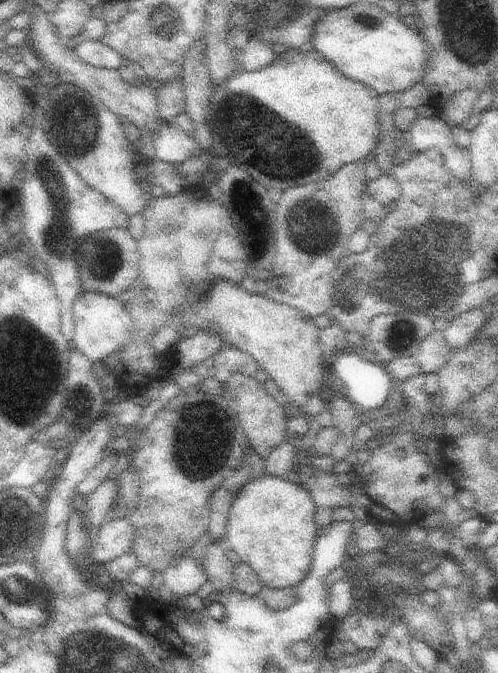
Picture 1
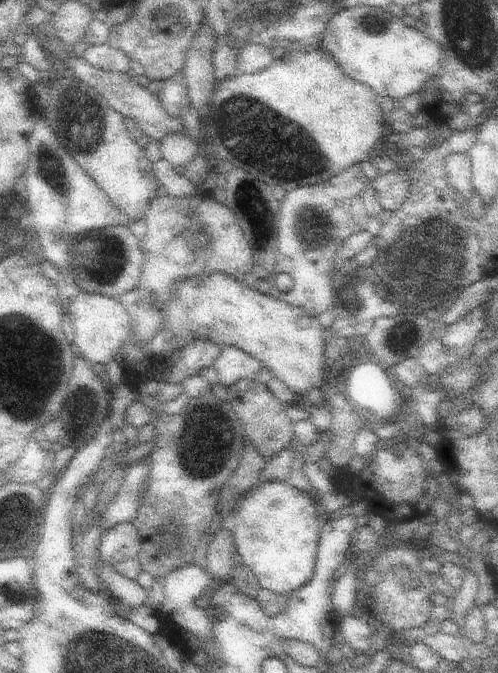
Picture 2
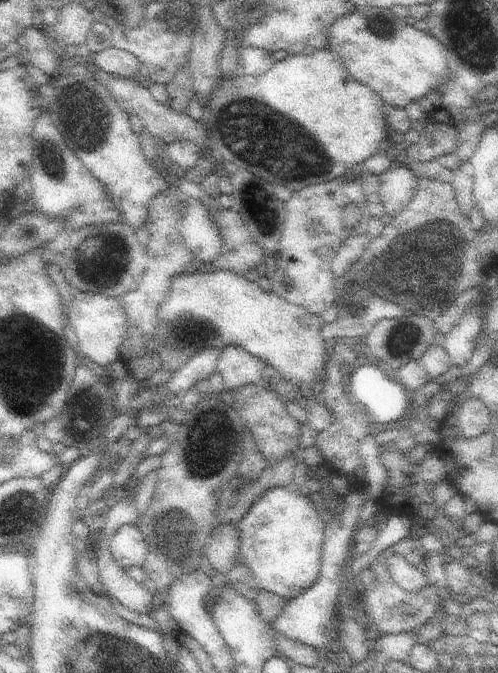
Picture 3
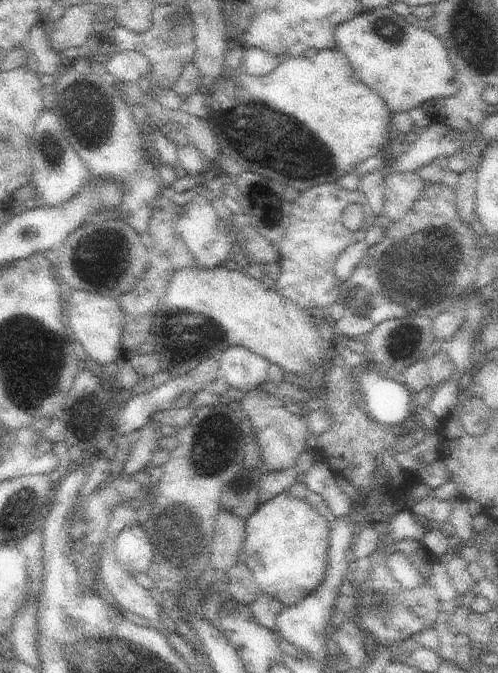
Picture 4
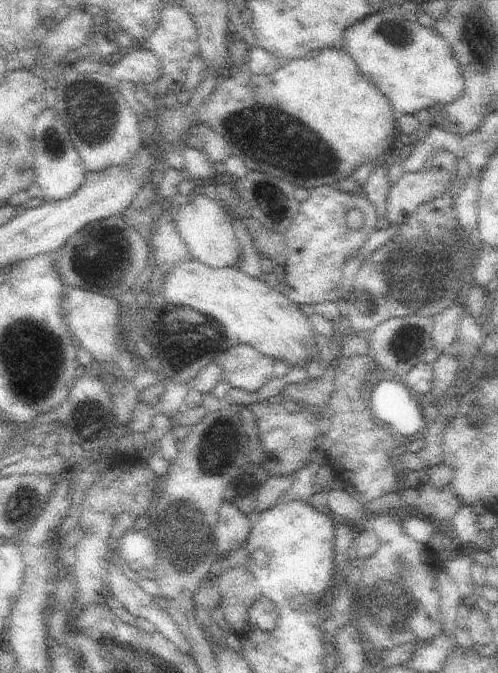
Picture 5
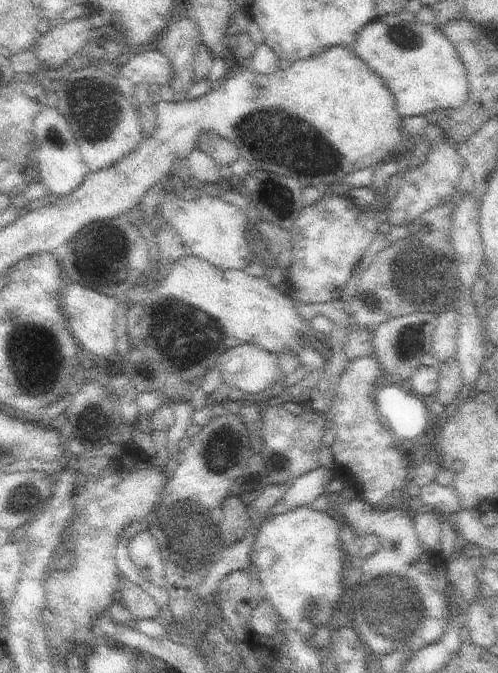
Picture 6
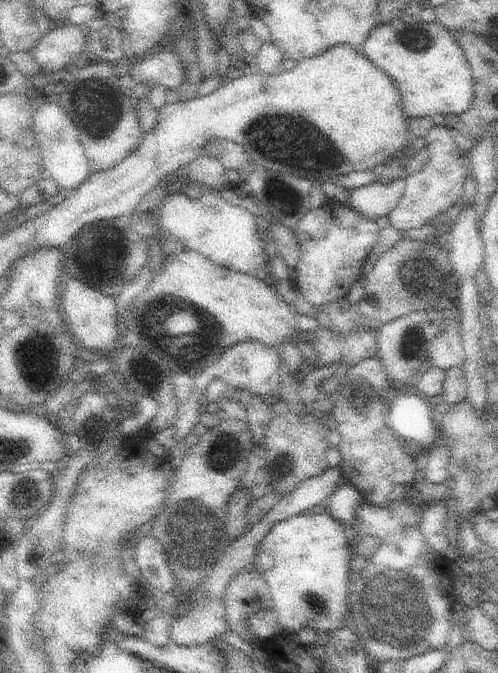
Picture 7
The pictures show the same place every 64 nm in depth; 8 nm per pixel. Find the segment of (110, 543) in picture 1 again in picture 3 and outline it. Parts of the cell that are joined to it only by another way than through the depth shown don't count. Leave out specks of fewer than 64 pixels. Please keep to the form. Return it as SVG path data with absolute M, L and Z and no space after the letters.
M121 526L111 538L111 554L115 562L125 570L129 570L131 566L143 568L149 554L149 546L137 526Z

